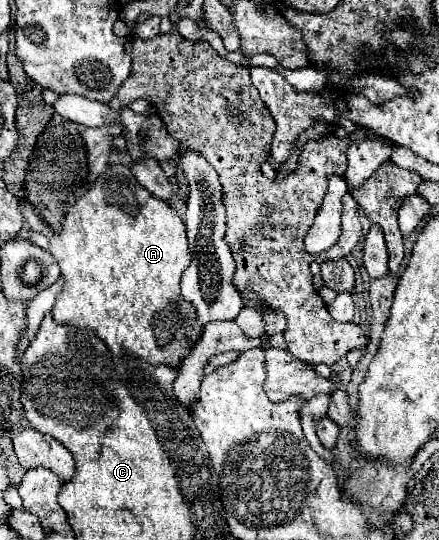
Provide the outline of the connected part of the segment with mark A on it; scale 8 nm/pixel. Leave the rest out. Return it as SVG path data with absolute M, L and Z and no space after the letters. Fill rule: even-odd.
M111 165L69 209L63 221L63 231L47 231L45 235L51 243L49 251L65 277L65 287L51 309L55 323L67 323L95 333L117 359L131 355L145 359L151 365L167 365L173 369L181 367L183 359L199 341L203 325L197 323L193 305L179 293L179 281L191 263L191 253L185 225L169 203L155 199L147 189L143 189L135 181L131 169Z

